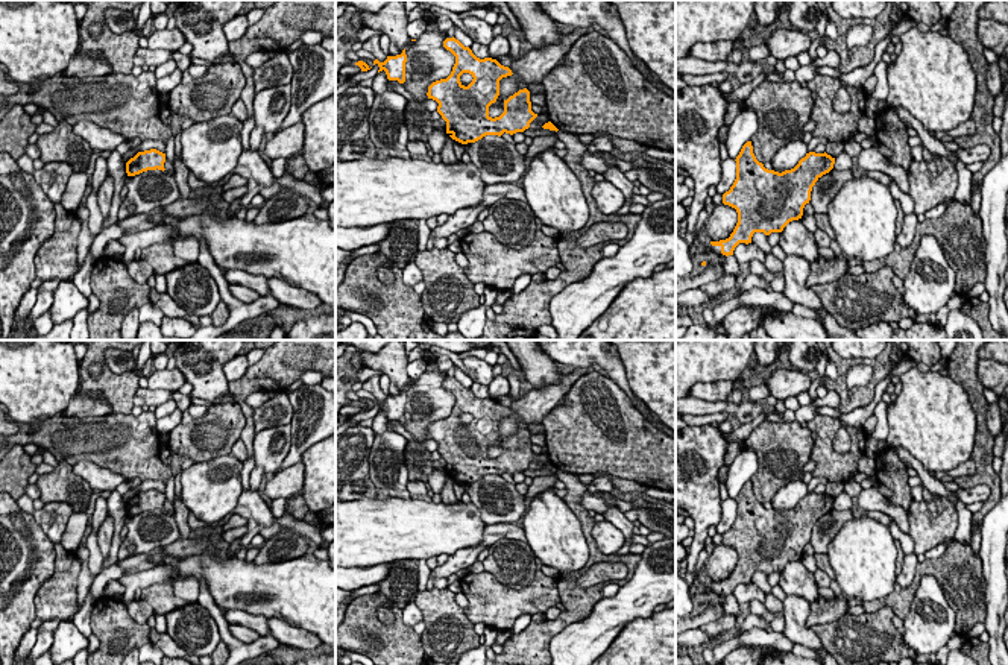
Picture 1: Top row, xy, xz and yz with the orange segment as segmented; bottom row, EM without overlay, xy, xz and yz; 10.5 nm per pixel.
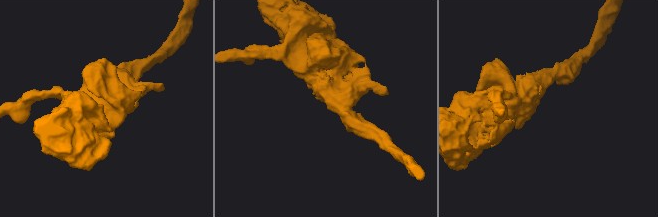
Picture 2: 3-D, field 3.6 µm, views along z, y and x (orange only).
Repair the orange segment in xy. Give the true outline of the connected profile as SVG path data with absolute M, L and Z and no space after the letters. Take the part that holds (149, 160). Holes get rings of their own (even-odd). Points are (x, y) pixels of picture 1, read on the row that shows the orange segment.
M150 149L144 152L138 152L134 158L131 158L126 162L126 173L128 176L135 176L147 170L165 170L164 169L165 162L165 153Z

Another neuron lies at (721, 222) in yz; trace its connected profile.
M715 205L709 216L704 231L710 237L710 241L720 241L730 237L738 223L738 213L729 205Z

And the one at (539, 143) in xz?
M557 134L533 138L533 143L528 146L528 150L524 155L525 162L530 164L537 153L554 146L557 141L559 141Z

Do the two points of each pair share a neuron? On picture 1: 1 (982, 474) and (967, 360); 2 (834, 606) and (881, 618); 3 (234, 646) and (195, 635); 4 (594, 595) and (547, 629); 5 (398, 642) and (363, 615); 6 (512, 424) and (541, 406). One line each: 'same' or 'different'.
1: same
2: different
3: different
4: same
5: same
6: same

